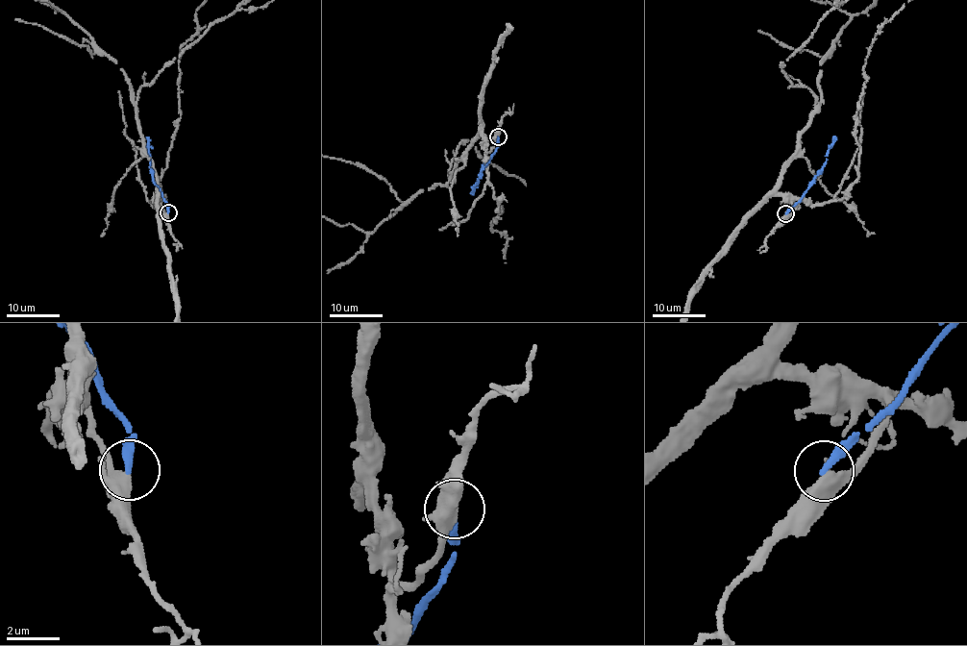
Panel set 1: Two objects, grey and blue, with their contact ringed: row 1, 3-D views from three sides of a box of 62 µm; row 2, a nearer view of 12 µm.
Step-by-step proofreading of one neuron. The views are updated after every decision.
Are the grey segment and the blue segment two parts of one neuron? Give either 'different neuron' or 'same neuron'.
different neuron

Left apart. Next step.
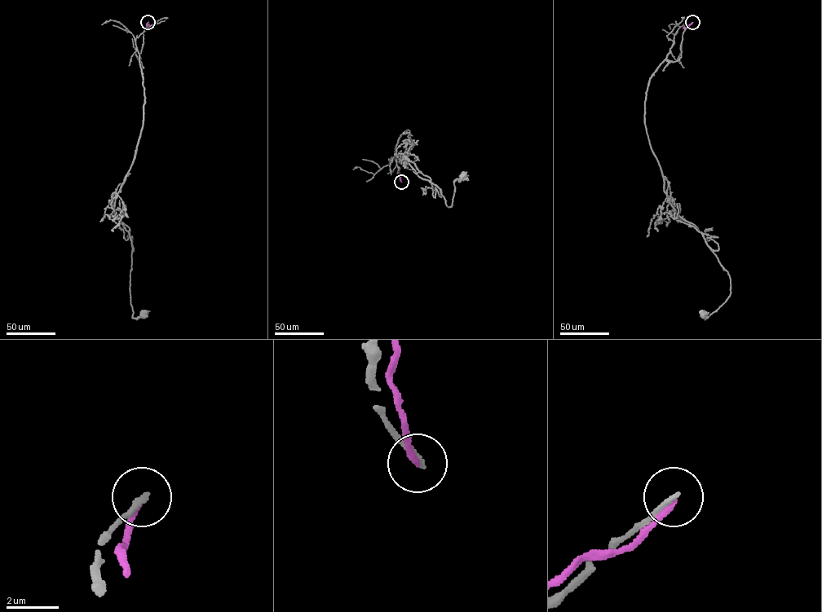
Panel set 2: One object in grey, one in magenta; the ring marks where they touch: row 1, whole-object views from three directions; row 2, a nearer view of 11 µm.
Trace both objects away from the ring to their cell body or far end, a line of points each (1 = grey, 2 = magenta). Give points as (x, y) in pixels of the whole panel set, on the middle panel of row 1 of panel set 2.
1: (401, 182), (395, 147), (408, 129), (407, 161), (437, 186), (447, 206), (454, 182), (462, 175)
2: (401, 182), (399, 172)

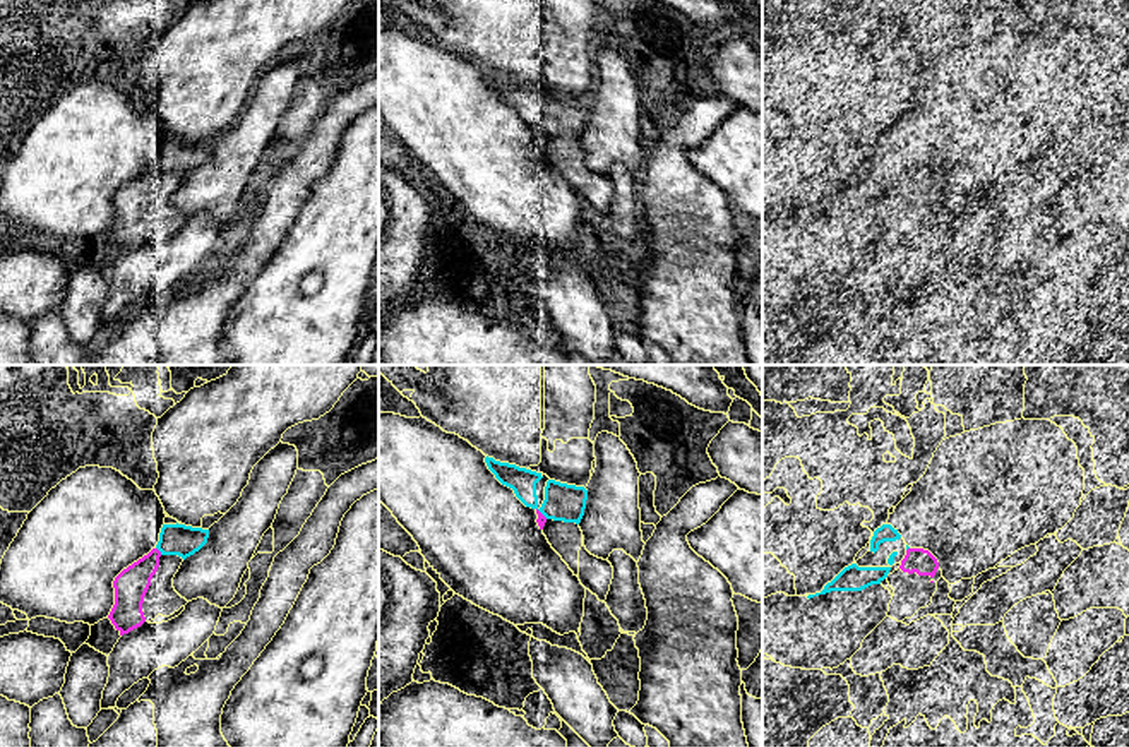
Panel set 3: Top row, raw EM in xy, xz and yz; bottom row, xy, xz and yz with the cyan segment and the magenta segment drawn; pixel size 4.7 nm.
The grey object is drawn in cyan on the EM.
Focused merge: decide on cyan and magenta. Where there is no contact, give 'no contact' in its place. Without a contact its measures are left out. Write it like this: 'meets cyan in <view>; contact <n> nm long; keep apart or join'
meets cyan in xy; contact 50 nm long; keep apart

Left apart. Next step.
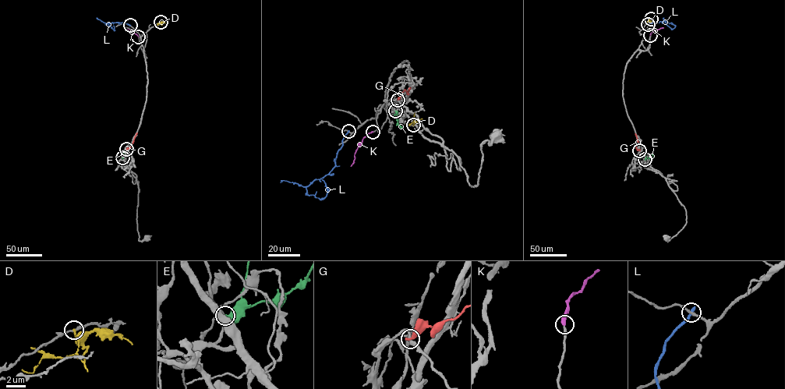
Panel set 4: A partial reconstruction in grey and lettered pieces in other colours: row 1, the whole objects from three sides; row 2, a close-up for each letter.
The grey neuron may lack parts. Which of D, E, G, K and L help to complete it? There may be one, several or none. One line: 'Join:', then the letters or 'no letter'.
Join: K

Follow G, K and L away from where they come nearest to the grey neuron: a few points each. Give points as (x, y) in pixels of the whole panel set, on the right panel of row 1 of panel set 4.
G: (640, 150), (636, 147), (638, 141), (635, 133)
K: (650, 35), (653, 30), (663, 27)
L: (648, 24), (665, 21), (675, 26), (672, 29), (666, 24)

